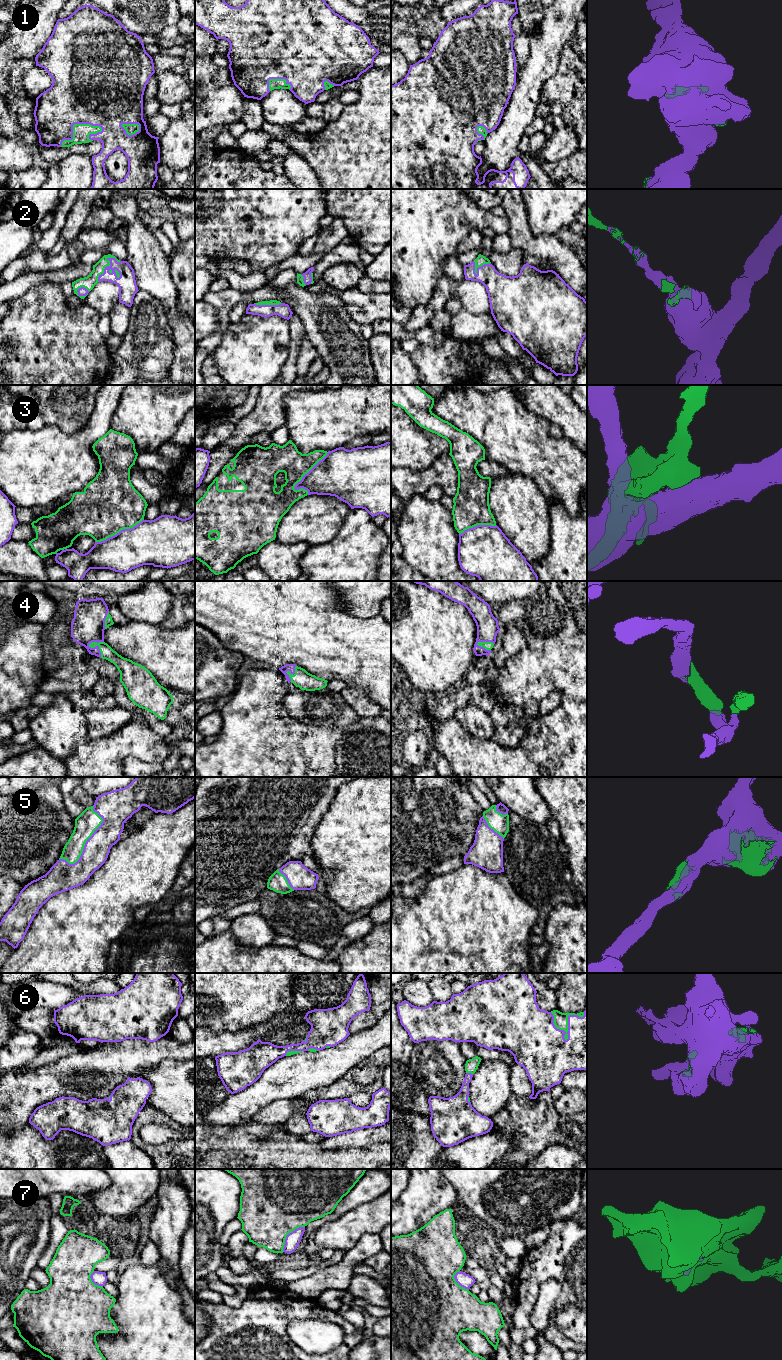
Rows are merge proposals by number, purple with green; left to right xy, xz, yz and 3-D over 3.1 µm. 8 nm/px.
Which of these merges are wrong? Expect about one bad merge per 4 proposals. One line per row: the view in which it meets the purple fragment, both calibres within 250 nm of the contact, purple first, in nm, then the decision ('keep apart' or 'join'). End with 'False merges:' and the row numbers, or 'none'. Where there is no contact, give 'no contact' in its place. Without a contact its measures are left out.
1: contact in xy; calibres 500 and 140 nm; join
2: contact in xy; calibres 150 and 100 nm; join
3: contact in xz; calibres 380 and 220 nm; keep apart
4: contact in xy; calibres 260 and 120 nm; join
5: contact in xy; calibres 200 and 180 nm; join
6: contact in yz; calibres 360 and 110 nm; join
7: contact in xz; calibres 120 and 480 nm; keep apart
False merges: 3, 7

